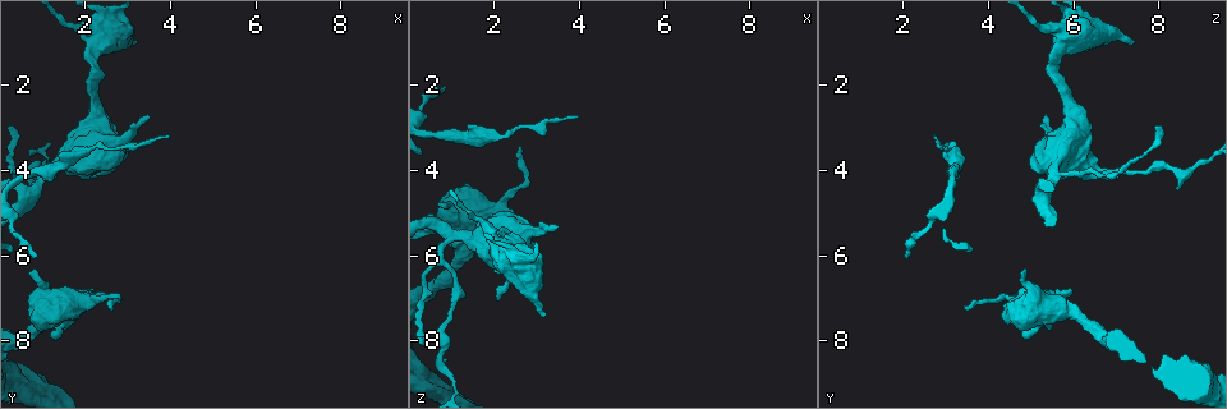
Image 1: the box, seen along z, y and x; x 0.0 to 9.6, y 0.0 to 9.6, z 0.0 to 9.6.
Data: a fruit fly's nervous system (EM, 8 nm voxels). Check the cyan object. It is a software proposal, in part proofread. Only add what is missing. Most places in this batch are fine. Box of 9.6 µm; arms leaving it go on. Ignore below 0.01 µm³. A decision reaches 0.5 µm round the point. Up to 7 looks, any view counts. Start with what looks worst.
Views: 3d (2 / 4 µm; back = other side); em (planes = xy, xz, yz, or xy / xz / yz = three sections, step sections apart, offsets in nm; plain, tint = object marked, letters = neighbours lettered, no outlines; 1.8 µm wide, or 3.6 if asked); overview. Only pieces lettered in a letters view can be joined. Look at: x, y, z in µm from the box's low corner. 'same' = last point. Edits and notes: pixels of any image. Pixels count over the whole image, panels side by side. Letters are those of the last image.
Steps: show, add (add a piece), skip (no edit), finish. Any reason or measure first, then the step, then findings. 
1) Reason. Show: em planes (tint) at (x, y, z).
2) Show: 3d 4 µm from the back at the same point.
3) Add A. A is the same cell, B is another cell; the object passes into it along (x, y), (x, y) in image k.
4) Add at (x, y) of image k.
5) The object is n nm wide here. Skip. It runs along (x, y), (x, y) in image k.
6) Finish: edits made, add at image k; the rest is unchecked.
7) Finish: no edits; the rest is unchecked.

Thick turns thin. Show: 3d 4 µm at (2.60, 3.45, 3.00).

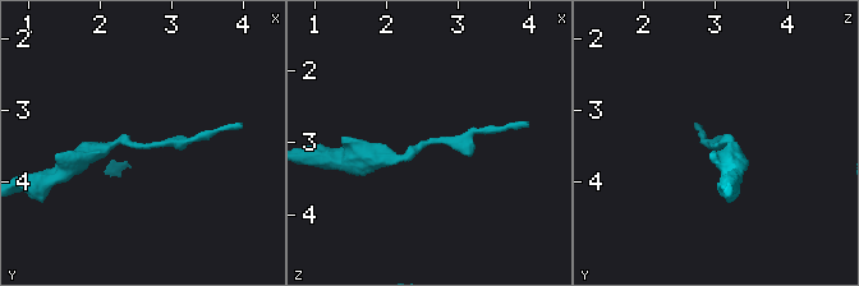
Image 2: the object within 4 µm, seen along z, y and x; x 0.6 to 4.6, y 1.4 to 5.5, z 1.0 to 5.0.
Need the tissue. Show: em xy step 4 (tint) at (2.55, 3.50, 3.00).

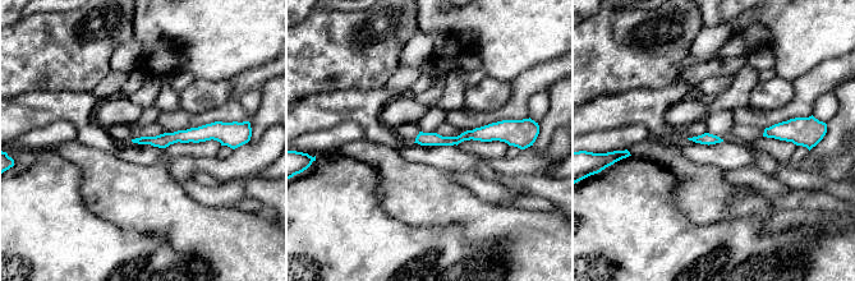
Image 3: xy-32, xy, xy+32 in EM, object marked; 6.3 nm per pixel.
Cut it another way. Show: em planes (letters) at the same point.

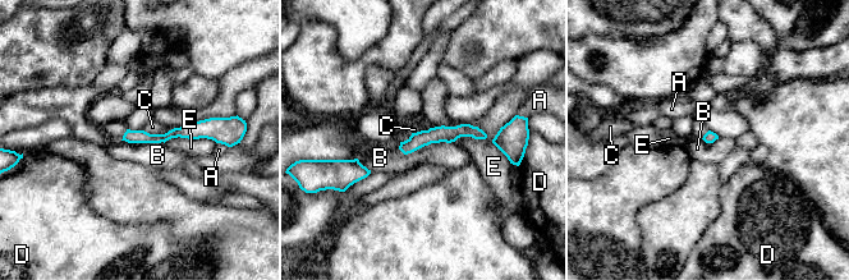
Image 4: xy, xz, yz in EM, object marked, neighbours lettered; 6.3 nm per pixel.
Skip. A, B, C, D and E are other cells; a border runs along (122, 140), (128, 142), (164, 143) in image 4; no lettered piece goes on from it.

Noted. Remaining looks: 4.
Show: 3d 4 µm from the back at (0.65, 6.40, 4.75).

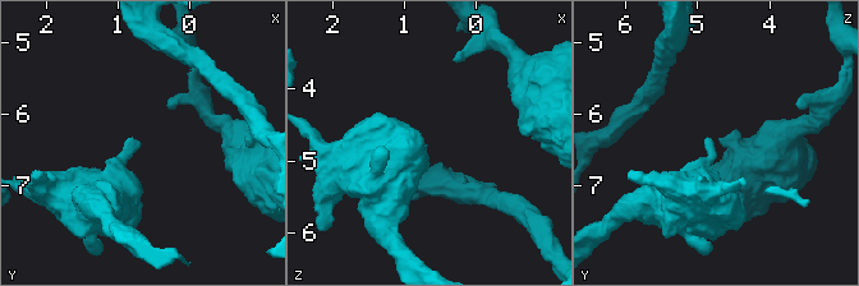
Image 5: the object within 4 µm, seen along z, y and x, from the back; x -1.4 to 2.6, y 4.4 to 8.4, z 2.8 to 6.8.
Show: em planes (letters) at (0.75, 6.40, 4.75).

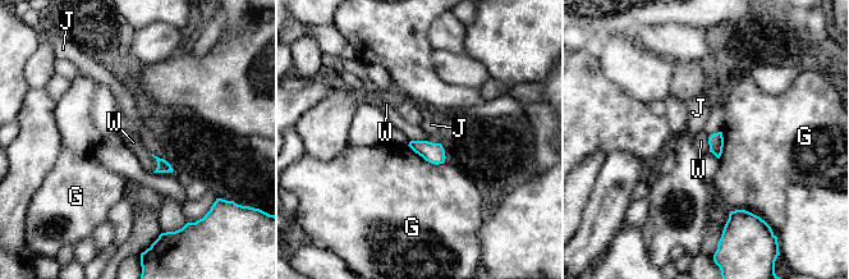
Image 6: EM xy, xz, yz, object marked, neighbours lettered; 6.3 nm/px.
The longest contact is with G, 260 nm. Skip. G, J and W are other cells; a border runs along (151, 154), (156, 161), (154, 172) in image 6; no lettered piece goes on from it.

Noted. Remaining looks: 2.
Branch stops here. Show: em yz step 4 (tint) at (2.05, 6.85, 5.95).

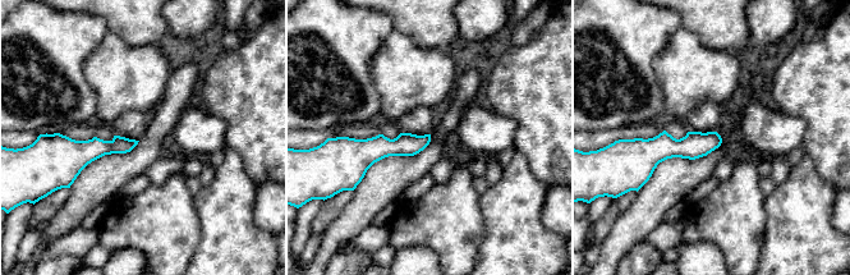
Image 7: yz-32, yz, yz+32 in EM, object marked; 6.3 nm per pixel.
Show: em planes (letters) at the same point.

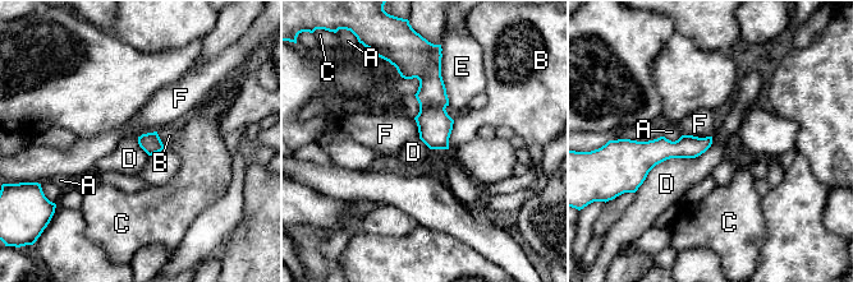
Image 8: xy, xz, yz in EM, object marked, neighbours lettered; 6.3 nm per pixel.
Skip. A, B, C, D, E and F are other cells; it runs along (709, 139), (678, 149), (634, 149) in image 8; none of them fits.

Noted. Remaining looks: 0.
Finish: no edits; the rest is unchecked.

